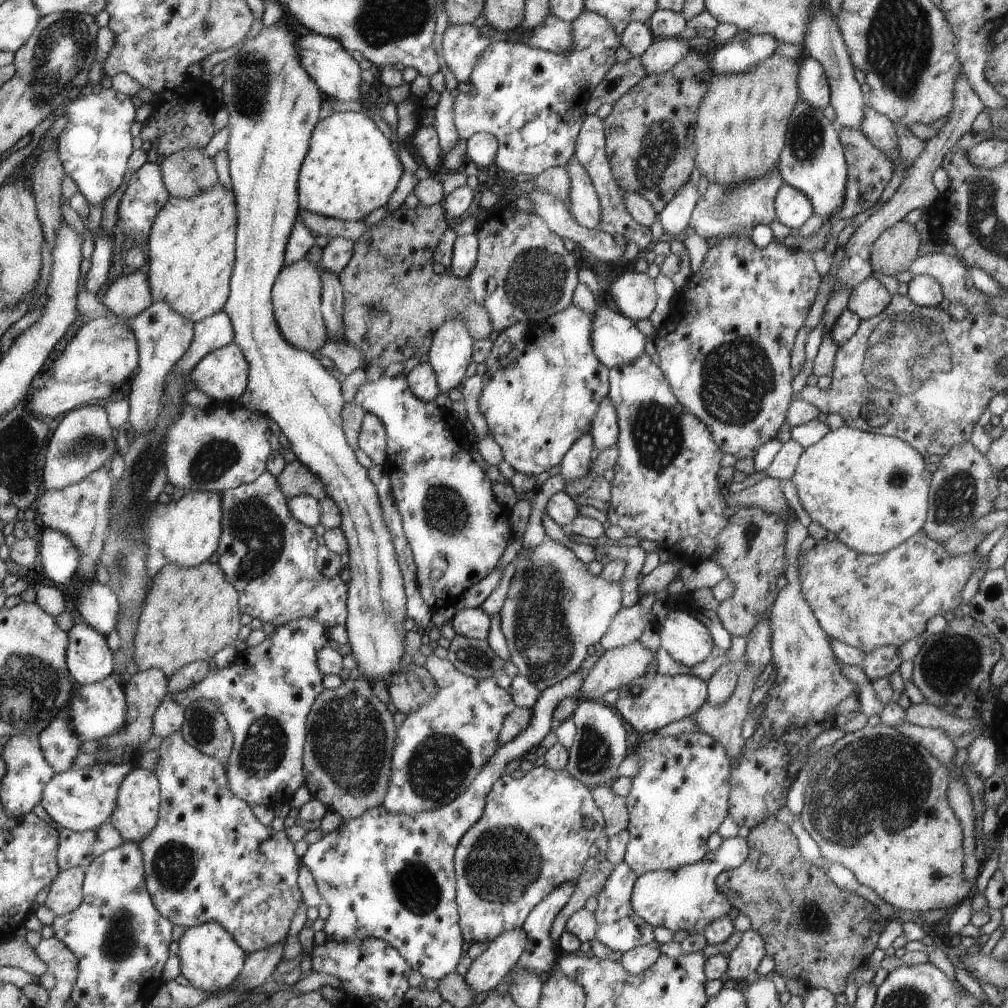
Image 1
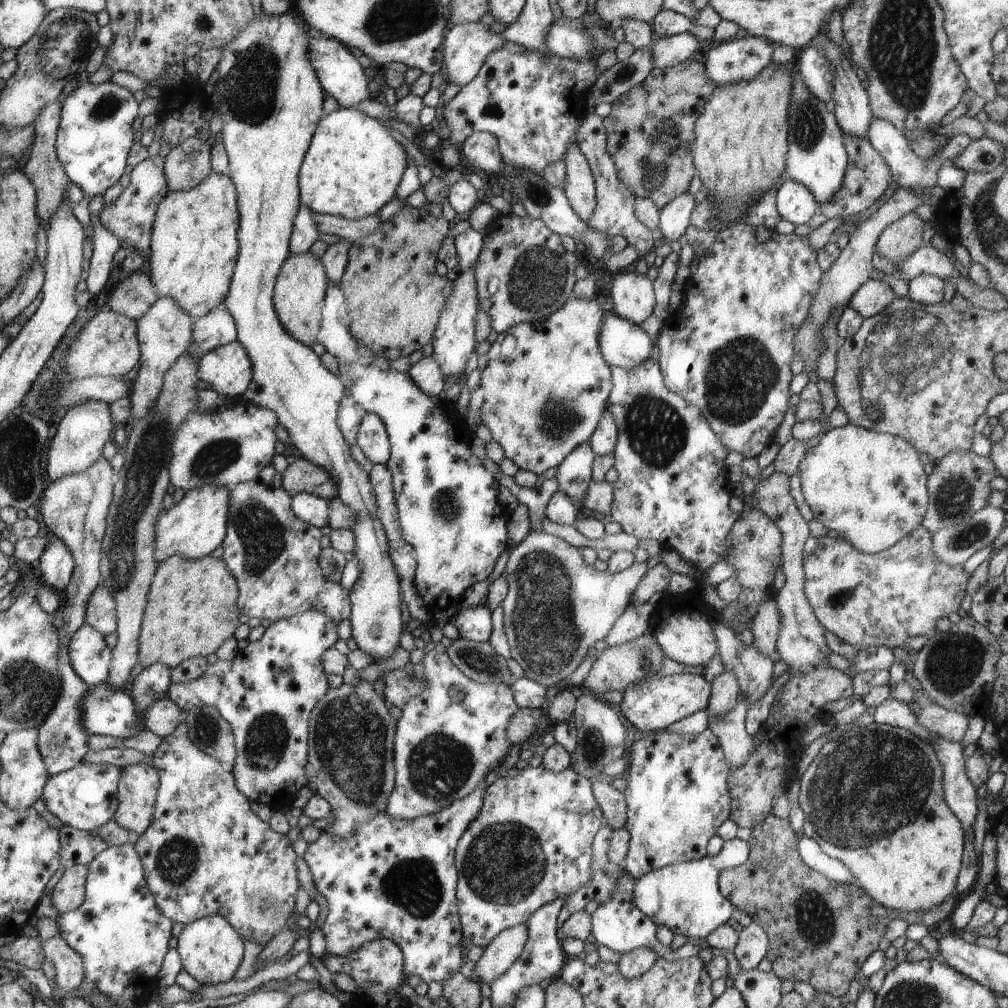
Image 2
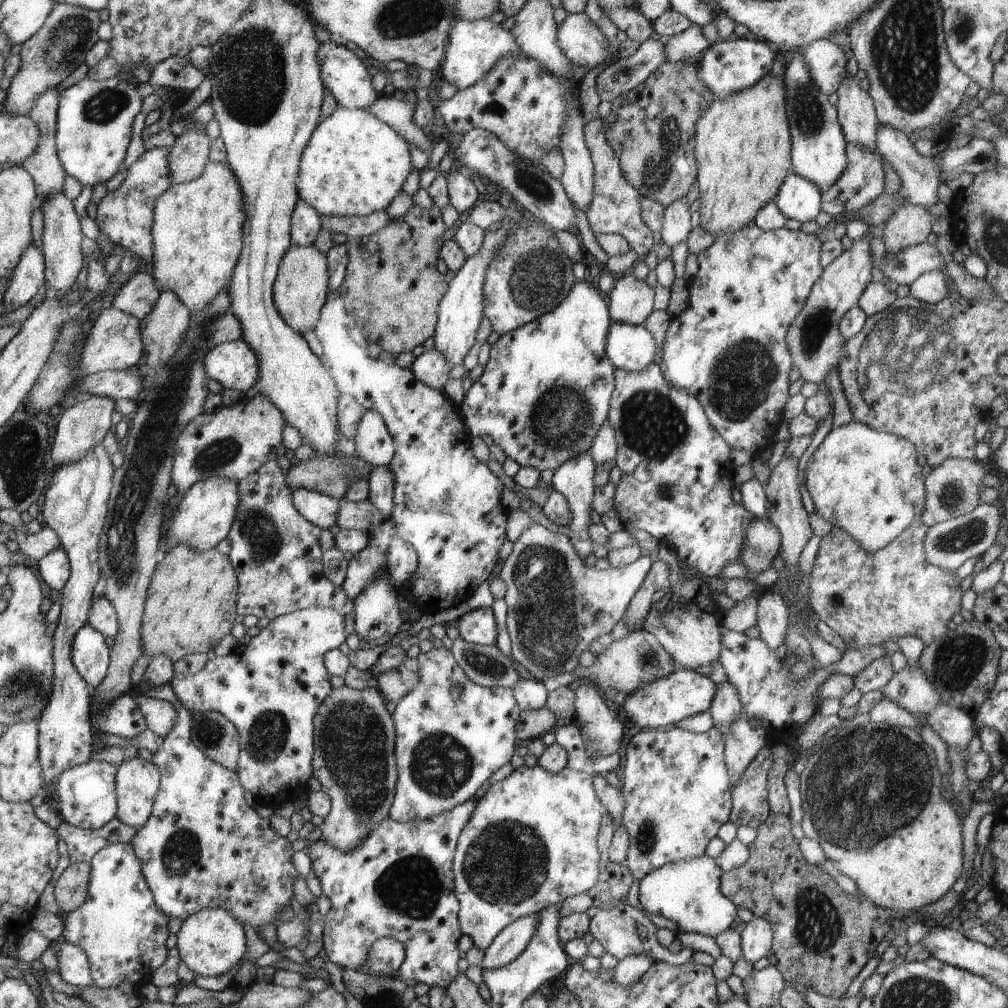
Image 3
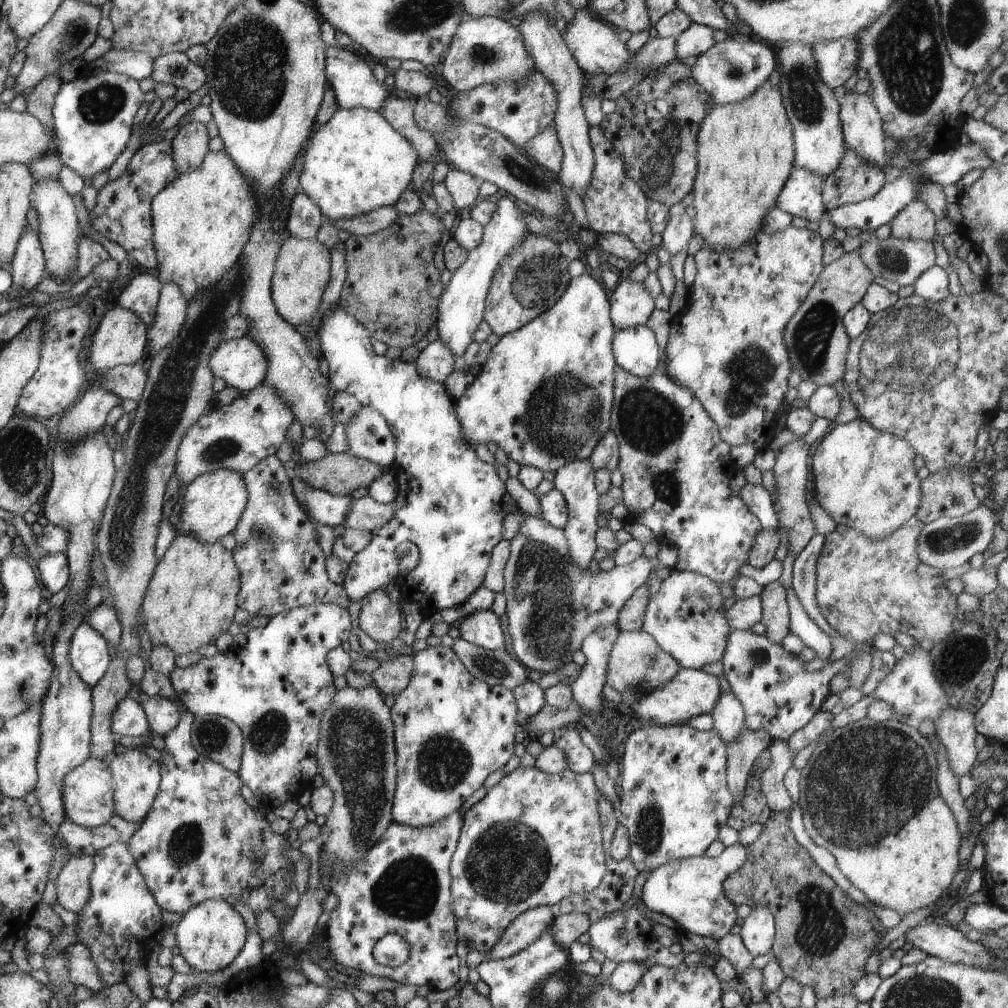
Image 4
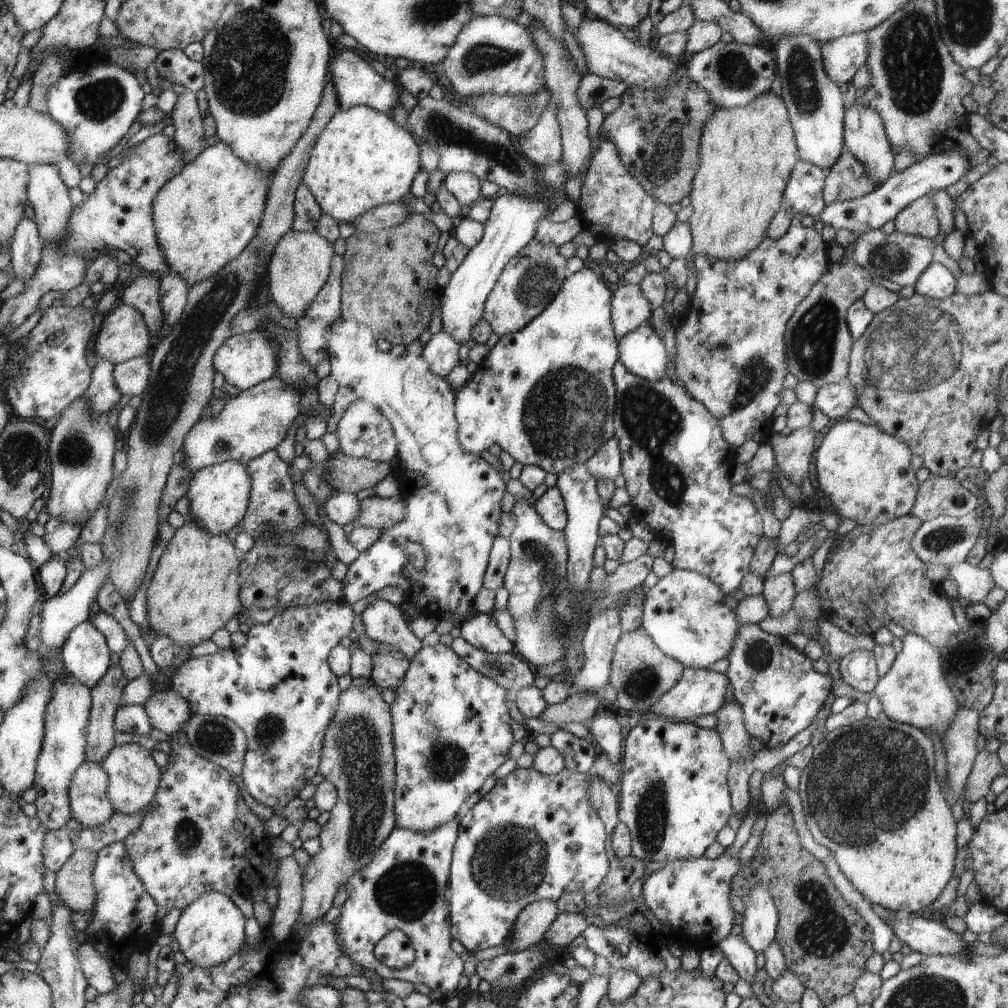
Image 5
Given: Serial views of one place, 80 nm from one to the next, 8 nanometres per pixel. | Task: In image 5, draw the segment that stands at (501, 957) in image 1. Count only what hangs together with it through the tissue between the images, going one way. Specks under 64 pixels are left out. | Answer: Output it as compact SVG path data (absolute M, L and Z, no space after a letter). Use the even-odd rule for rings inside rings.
M544 899L529 904L516 917L512 932L504 946L512 952L538 945L559 913L556 902L551 900Z

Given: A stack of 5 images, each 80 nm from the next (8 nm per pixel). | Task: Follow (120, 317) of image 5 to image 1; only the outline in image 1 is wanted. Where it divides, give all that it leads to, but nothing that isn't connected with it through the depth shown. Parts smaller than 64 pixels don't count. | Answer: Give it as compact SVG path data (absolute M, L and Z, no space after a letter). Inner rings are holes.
M111 314L87 321L65 345L60 356L54 359L47 370L48 375L67 383L100 381L109 384L114 390L121 388L136 370L139 359L135 336L123 320Z

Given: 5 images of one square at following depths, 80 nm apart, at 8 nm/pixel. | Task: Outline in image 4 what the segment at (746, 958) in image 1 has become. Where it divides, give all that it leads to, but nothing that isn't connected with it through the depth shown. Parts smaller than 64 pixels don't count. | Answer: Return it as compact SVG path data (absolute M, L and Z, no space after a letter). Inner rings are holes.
M766 903L752 908L751 914L744 919L739 935L754 958L770 954L776 934L775 924L776 918Z

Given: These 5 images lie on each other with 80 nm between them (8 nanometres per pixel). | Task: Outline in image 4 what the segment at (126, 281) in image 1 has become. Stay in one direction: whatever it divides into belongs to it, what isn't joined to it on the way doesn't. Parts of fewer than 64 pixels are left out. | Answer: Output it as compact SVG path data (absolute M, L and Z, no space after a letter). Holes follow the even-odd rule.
M141 270L113 304L135 312L145 325L149 325L154 323L162 290L163 282L155 272Z

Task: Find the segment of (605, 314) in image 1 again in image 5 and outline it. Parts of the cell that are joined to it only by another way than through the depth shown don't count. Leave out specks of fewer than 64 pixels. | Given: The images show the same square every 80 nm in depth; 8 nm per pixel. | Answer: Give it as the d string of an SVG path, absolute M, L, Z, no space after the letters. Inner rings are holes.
M650 322L642 324L618 340L619 361L634 376L655 381L672 376L672 366L664 341Z

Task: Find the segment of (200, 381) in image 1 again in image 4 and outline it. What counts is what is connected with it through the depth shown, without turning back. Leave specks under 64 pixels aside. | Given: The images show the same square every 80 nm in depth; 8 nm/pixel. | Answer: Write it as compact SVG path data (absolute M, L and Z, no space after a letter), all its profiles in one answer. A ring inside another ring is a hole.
M246 335L220 342L211 355L210 368L227 386L250 392L263 384L269 364L262 346Z

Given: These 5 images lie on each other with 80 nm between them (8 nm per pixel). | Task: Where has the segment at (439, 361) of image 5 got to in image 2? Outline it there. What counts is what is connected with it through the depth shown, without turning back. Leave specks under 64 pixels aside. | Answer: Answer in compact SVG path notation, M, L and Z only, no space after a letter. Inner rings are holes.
M428 351L421 360L411 366L408 374L426 394L432 397L438 397L446 386L446 378L439 364Z

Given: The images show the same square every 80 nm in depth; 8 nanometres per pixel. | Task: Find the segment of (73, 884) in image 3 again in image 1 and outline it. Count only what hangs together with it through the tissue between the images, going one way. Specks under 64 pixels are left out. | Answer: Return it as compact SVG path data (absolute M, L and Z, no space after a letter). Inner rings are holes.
M82 867L60 871L43 905L52 910L56 917L75 911L83 903L85 878L86 870Z

